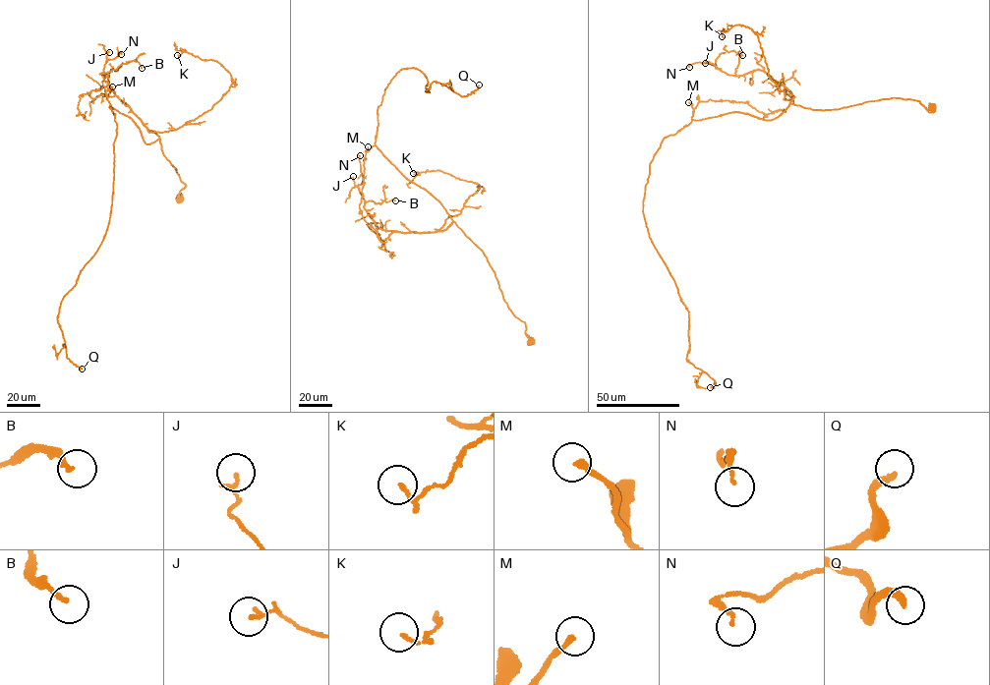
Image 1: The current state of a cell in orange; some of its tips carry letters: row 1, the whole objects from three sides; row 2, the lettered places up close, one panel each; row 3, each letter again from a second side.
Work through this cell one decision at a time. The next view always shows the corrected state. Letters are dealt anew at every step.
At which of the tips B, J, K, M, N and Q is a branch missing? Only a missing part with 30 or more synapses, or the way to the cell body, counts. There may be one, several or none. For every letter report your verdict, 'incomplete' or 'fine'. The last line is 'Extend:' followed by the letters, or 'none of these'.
B: fine
J: fine
K: fine
M: incomplete
N: fine
Q: incomplete
Extend: M, Q

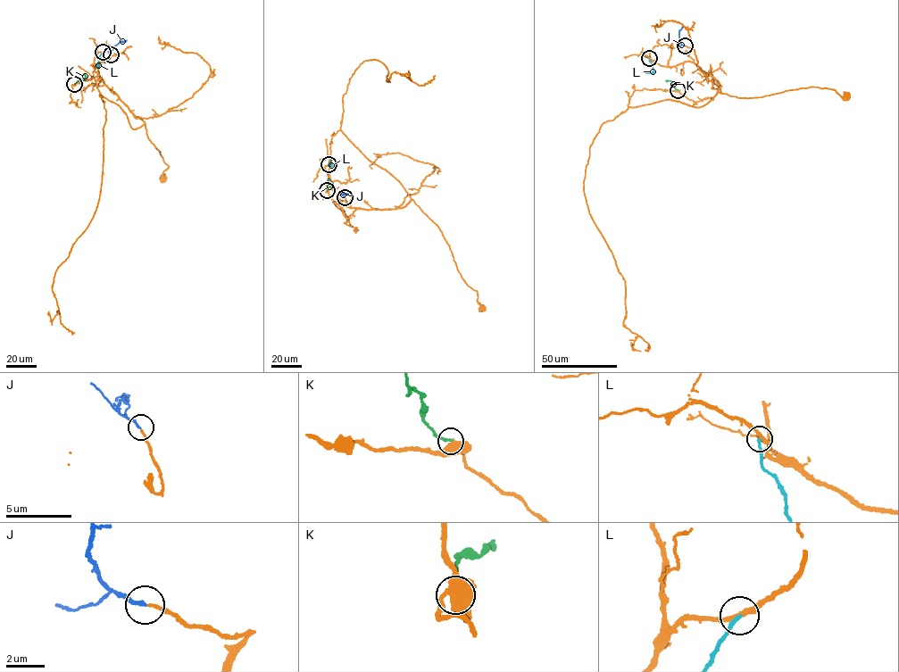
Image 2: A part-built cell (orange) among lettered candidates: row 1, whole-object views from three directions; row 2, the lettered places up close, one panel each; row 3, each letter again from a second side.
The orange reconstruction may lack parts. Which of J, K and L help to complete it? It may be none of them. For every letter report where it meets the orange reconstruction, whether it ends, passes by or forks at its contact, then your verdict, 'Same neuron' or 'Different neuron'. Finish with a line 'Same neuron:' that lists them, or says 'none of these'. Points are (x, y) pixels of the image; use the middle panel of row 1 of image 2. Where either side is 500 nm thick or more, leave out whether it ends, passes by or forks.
J: Touches orange at (345, 197). It ends there. Same neuron
K: Touches orange at (327, 190). It ends there. Different neuron
L: Touches orange at (328, 164). It ends there. Different neuron
Same neuron: J

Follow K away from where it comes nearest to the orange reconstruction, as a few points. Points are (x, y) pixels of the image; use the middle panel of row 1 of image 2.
K: (327, 190), (332, 183), (328, 179)

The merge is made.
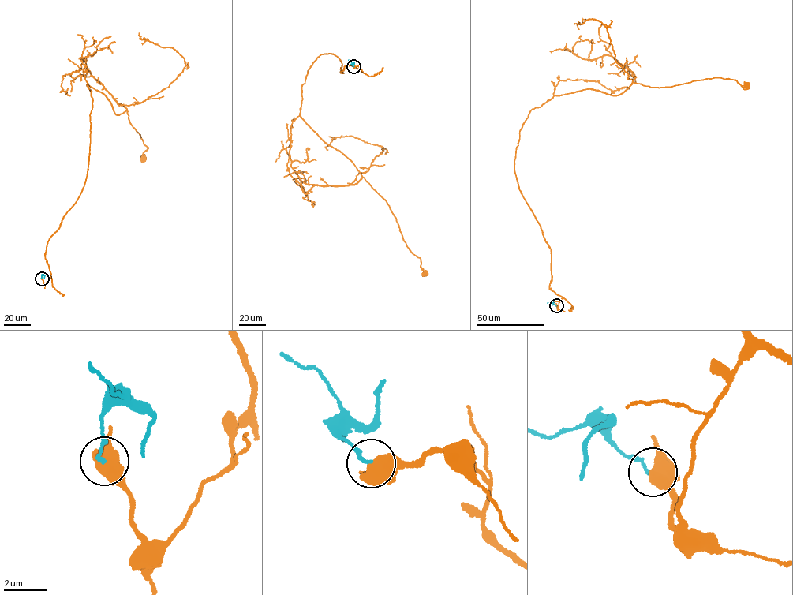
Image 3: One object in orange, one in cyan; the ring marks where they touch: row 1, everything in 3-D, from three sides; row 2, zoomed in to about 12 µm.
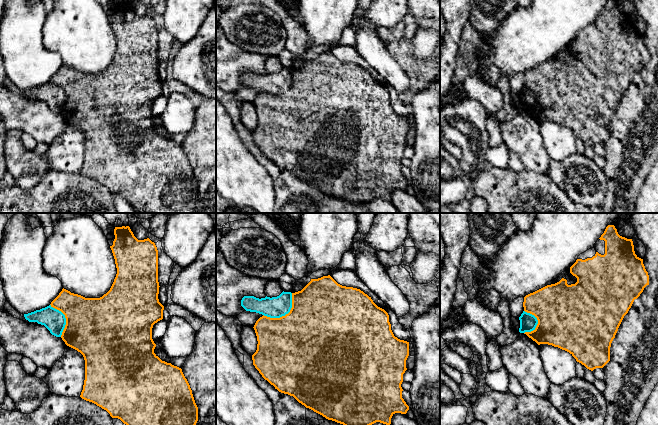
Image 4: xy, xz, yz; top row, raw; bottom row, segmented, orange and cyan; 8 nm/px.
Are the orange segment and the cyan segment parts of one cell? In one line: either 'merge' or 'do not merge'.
do not merge

